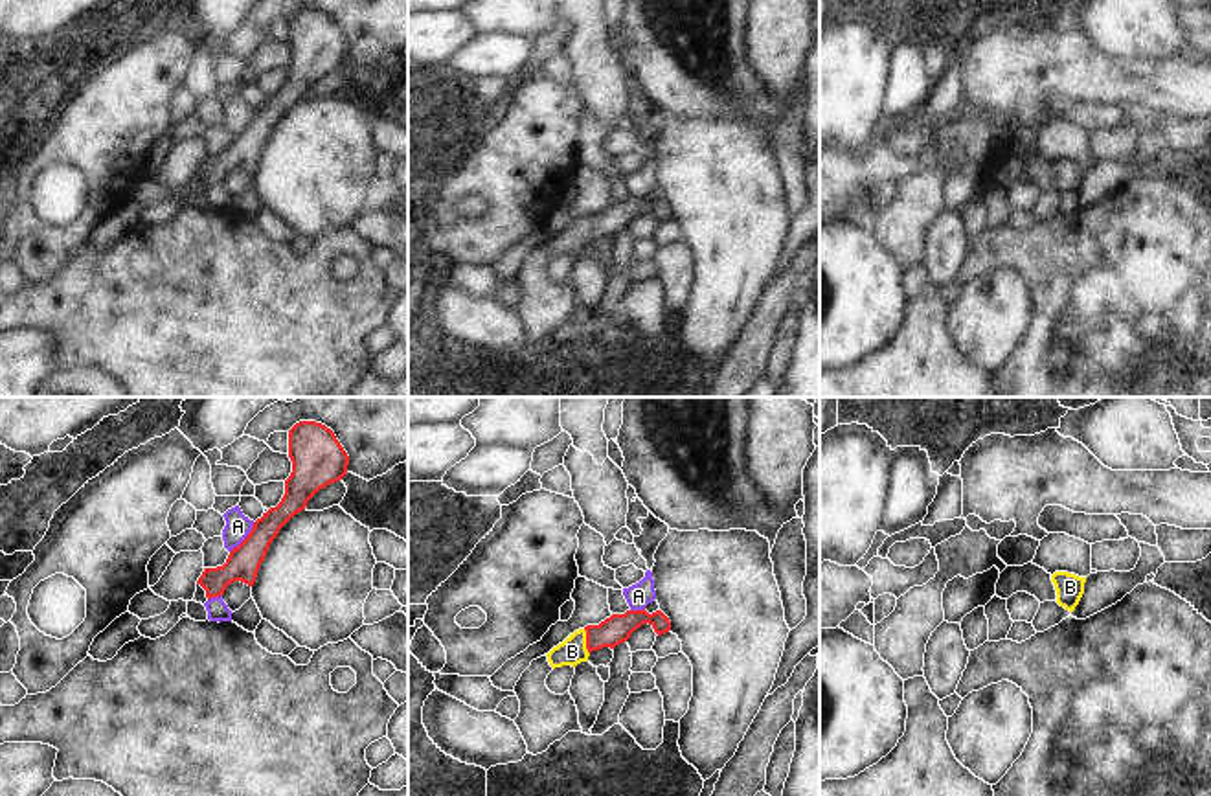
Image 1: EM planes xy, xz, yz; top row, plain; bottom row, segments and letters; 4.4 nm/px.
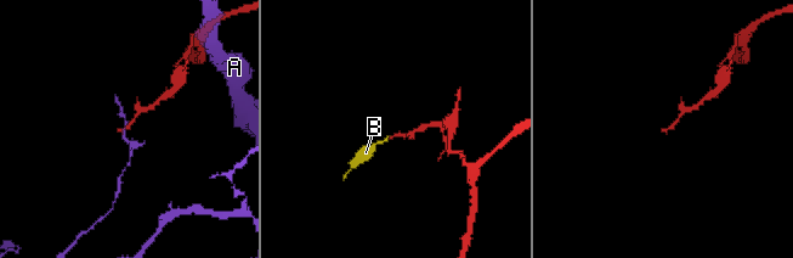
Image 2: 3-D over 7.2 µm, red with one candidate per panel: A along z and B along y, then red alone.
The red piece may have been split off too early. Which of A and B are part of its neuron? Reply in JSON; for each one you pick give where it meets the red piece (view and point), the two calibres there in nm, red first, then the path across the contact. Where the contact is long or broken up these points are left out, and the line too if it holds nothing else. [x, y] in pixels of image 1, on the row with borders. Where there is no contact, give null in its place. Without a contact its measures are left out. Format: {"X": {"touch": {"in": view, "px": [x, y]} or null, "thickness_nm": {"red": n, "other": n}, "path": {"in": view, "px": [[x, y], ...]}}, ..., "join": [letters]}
{"B": {"touch": {"in": "xz", "px": [587, 642]}, "thickness_nm": {"red": 130, "other": 120}, "path": {"in": "xz", "px": [[616, 629], [587, 642], [572, 651]]}}, "join": ["B"]}

